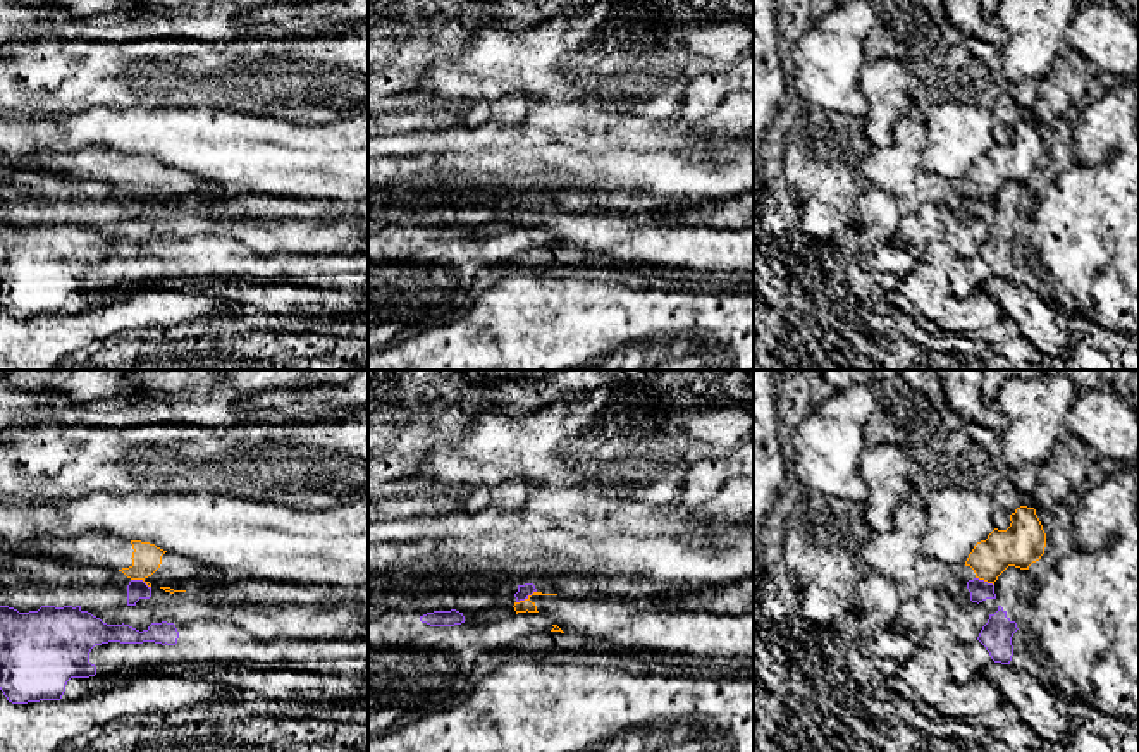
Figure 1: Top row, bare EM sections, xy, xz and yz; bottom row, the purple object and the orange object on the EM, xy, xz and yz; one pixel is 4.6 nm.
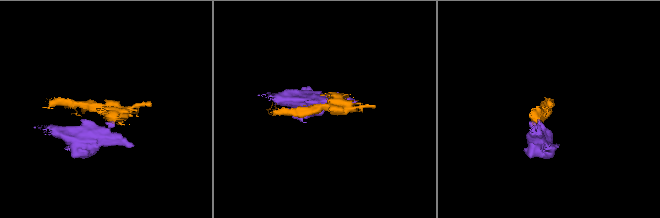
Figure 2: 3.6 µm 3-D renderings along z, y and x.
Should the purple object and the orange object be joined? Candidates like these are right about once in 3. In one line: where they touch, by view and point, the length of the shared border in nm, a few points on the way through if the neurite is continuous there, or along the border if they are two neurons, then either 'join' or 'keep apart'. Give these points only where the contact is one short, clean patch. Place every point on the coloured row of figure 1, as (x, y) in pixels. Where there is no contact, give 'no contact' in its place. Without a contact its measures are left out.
contact xz (525, 597); length 110 nm; border xz (535, 591), (517, 603); keep apart

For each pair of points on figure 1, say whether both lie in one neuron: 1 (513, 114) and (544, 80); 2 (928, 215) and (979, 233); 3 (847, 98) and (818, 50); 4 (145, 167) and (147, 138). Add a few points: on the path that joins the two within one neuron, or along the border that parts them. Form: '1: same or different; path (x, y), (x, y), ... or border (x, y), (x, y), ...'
1: different; border (535, 100), (527, 92), (517, 92), (491, 102)
2: same; path (940, 217), (957, 233), (967, 233)
3: same; path (835, 86), (828, 76), (828, 62)
4: different; border (105, 148), (129, 155), (148, 155), (183, 171)

